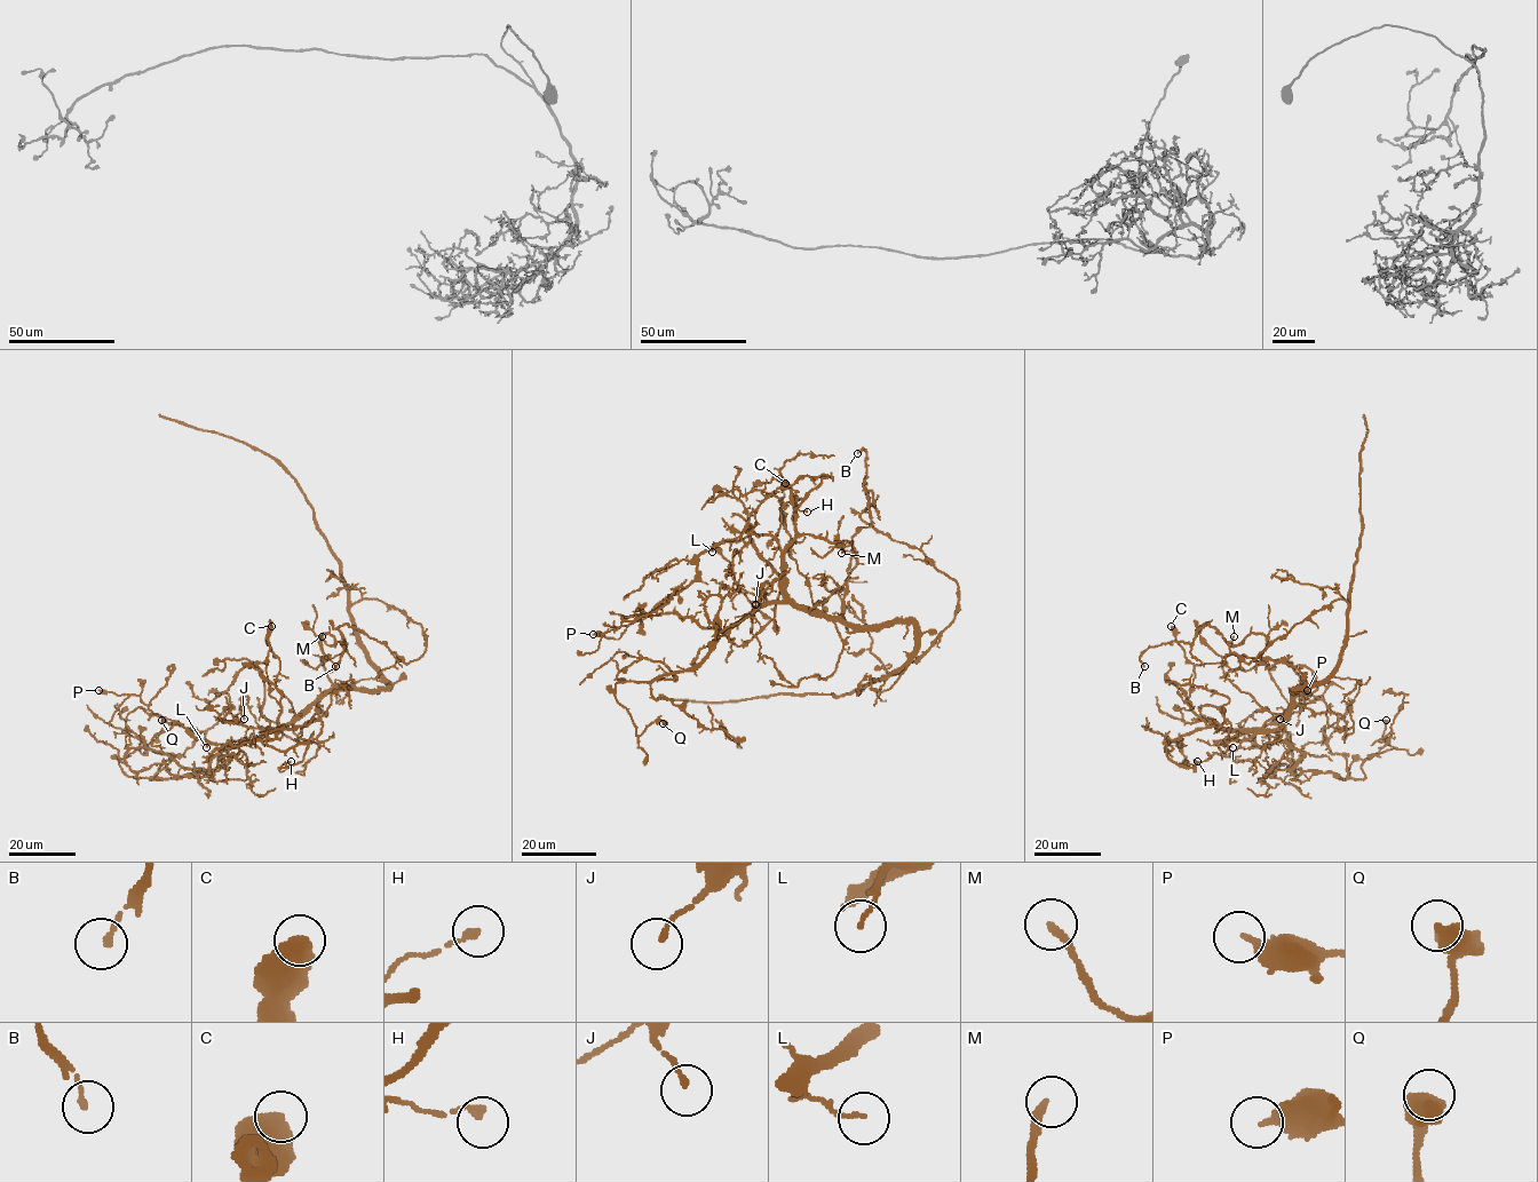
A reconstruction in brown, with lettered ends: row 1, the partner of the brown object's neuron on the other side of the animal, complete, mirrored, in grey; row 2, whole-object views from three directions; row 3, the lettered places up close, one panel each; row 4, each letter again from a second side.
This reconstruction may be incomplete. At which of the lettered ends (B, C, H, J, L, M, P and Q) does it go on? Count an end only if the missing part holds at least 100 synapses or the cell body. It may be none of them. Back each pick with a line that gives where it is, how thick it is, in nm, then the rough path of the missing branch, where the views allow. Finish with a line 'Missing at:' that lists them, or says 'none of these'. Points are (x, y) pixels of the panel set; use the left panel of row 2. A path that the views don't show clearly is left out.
Missing at: none of these

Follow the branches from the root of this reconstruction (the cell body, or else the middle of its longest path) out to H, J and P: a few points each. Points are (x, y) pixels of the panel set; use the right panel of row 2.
H: (1295, 690), (1276, 728), (1207, 727), (1166, 739), (1172, 761), (1194, 768), (1197, 761)
J: (1295, 690), (1297, 704), (1342, 716), (1345, 739), (1353, 731), (1330, 727), (1326, 704), (1313, 696), (1279, 719)
P: (1295, 690), (1277, 728), (1217, 743), (1270, 724), (1295, 695), (1311, 695), (1307, 690)

